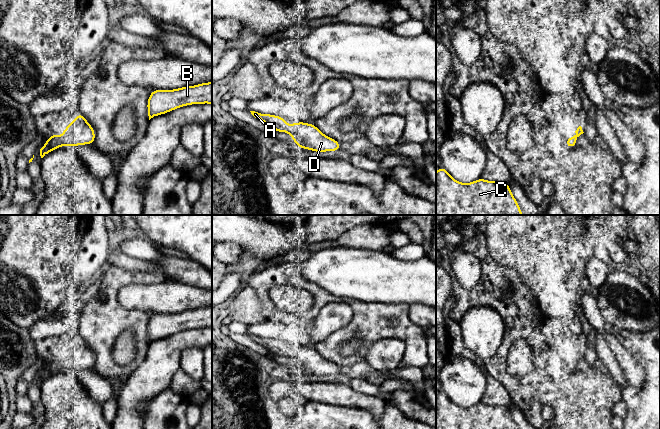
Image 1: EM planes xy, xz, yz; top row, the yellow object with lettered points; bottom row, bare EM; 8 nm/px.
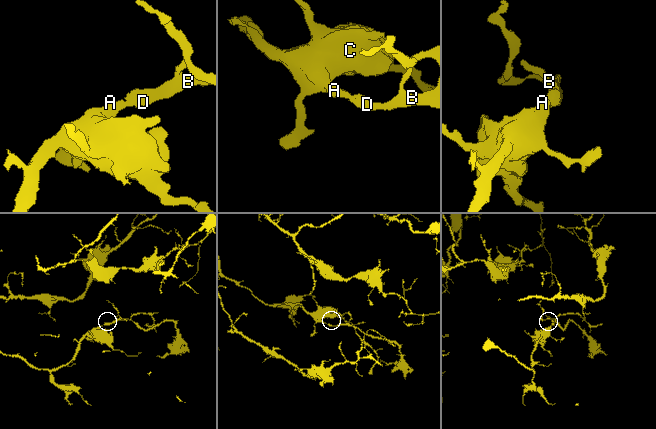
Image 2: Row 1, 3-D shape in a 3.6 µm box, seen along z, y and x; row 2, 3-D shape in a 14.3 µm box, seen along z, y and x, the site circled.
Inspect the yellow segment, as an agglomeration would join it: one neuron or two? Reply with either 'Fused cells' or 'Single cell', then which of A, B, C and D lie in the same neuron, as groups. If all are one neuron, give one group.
Single cell. Groups: A B C D

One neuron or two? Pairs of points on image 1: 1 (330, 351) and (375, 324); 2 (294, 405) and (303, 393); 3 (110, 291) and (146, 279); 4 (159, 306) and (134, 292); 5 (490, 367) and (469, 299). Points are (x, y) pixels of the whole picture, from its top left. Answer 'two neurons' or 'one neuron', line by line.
1: one neuron
2: one neuron
3: one neuron
4: one neuron
5: one neuron

